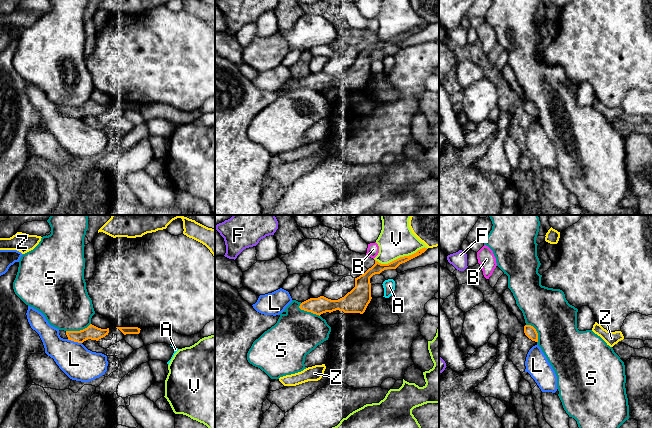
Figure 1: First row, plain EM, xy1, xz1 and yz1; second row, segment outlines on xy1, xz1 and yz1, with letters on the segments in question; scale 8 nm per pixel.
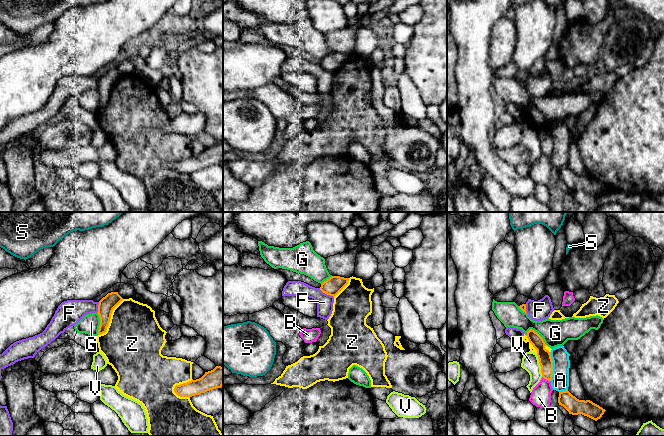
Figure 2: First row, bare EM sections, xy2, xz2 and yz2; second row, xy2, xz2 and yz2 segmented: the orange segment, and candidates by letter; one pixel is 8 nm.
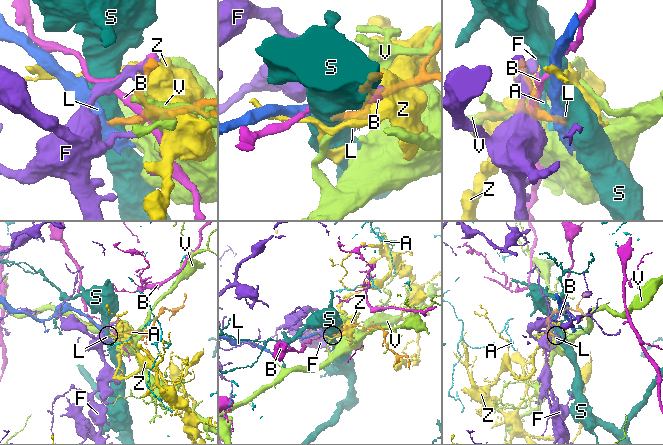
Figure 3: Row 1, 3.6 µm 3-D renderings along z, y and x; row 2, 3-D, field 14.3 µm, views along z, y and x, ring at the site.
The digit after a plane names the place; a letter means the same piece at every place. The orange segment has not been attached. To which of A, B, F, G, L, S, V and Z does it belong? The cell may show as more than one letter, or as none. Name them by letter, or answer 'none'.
none

